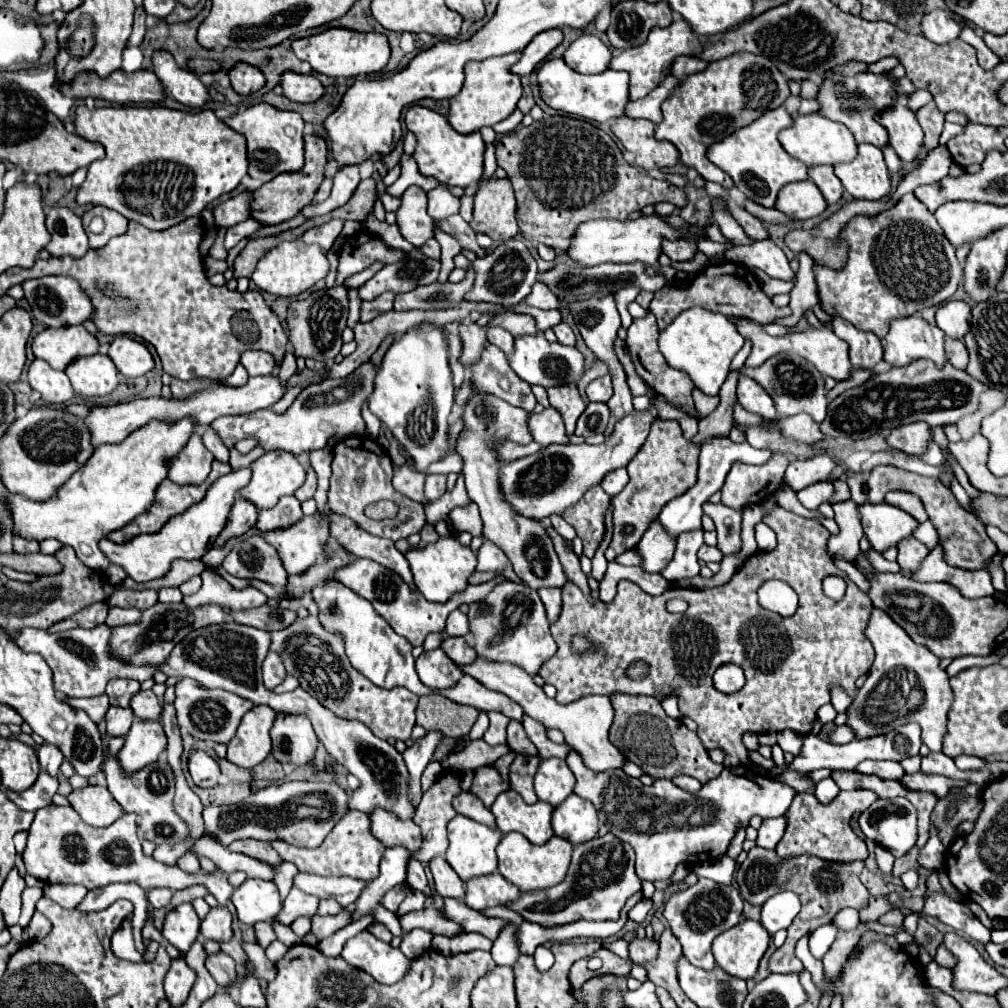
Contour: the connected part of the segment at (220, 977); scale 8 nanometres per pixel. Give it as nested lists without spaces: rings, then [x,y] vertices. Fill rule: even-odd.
[[[222,950],[216,954],[210,954],[206,958],[206,968],[212,974],[212,978],[218,982],[220,988],[226,988],[226,986],[230,986],[230,982],[236,980],[236,964]]]

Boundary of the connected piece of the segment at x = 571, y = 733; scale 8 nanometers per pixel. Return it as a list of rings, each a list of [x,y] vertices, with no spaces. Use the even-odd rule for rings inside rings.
[[[476,658],[472,664],[462,666],[460,670],[464,670],[464,674],[476,678],[486,688],[502,692],[502,694],[510,696],[512,700],[516,700],[530,718],[538,720],[546,728],[558,728],[564,734],[566,742],[572,746],[572,750],[576,750],[582,756],[584,764],[590,770],[604,772],[604,770],[624,768],[626,756],[608,740],[608,730],[610,730],[612,718],[614,718],[614,708],[612,708],[608,696],[578,698],[576,702],[570,702],[570,704],[562,706],[554,698],[548,698],[544,694],[544,690],[534,684],[530,674],[524,674],[524,670],[520,670],[516,666],[508,666],[506,662],[490,662],[490,660]]]

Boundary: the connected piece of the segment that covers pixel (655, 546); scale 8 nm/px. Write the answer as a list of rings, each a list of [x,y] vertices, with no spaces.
[[[660,520],[652,522],[652,526],[646,530],[644,538],[638,544],[638,552],[642,556],[642,568],[648,572],[662,572],[666,564],[672,560],[676,548],[676,538],[668,534],[662,526]]]

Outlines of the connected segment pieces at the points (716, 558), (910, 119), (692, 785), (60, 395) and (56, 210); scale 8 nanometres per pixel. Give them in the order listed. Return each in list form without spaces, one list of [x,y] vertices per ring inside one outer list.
[[[704,544],[704,546],[698,550],[698,558],[704,560],[706,564],[708,564],[708,562],[720,562],[720,560],[722,560],[722,552],[720,552],[718,548],[714,548],[714,546]]]
[[[894,104],[880,112],[876,120],[888,130],[888,144],[896,150],[902,162],[912,162],[922,148],[922,128],[904,104]]]
[[[676,776],[672,782],[674,782],[678,788],[682,788],[682,790],[686,790],[686,792],[692,792],[692,794],[696,794],[696,792],[702,788],[702,784],[700,784],[698,780],[690,778],[690,776]]]
[[[34,360],[30,364],[28,382],[34,390],[42,394],[42,400],[48,404],[64,404],[74,396],[74,390],[66,372],[54,370],[44,360]]]
[[[52,206],[46,210],[46,228],[52,236],[46,250],[52,256],[80,258],[88,252],[88,236],[82,220],[68,208]]]

